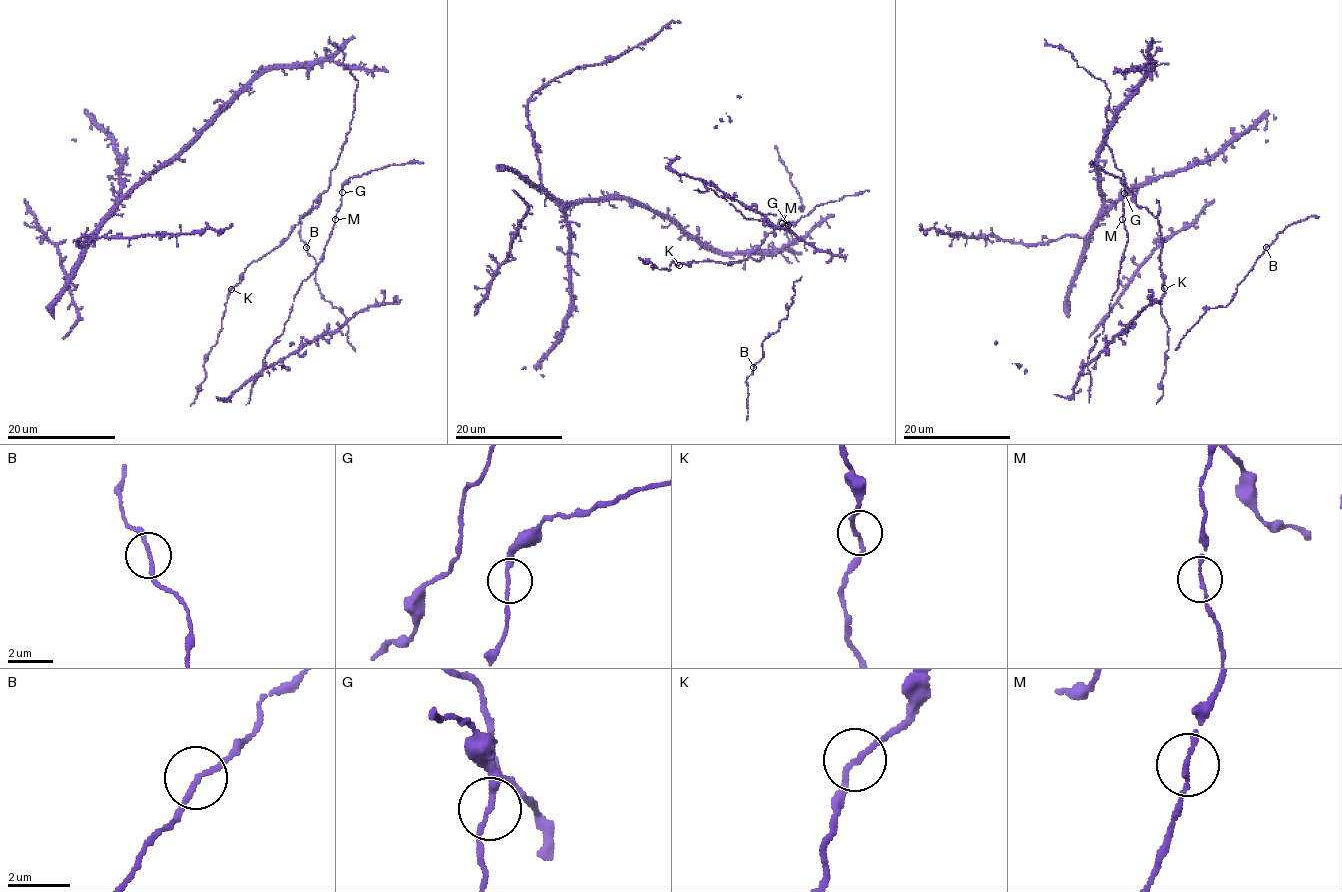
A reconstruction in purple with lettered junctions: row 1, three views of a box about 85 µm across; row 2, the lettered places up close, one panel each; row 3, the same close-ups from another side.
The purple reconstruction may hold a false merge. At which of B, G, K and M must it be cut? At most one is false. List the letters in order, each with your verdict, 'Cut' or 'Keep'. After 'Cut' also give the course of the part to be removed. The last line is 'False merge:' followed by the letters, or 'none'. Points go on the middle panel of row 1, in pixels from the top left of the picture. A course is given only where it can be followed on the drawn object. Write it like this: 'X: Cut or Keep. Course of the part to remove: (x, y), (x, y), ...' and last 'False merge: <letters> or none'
B: Keep
G: Keep
K: Keep
M: Keep
False merge: none

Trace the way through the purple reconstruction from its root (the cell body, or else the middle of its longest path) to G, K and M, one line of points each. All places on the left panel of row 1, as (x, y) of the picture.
G: (355, 103), (350, 132), (337, 163), (330, 171), (330, 184), (341, 184), (341, 192)
K: (355, 103), (350, 132), (321, 201), (299, 219), (277, 246), (253, 261), (231, 289)
M: (355, 103), (350, 132), (337, 163), (330, 171), (330, 184), (341, 184), (341, 203), (335, 219)

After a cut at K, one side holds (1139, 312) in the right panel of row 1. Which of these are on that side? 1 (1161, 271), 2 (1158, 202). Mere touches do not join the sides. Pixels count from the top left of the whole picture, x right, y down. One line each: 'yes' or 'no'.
1: no
2: no

